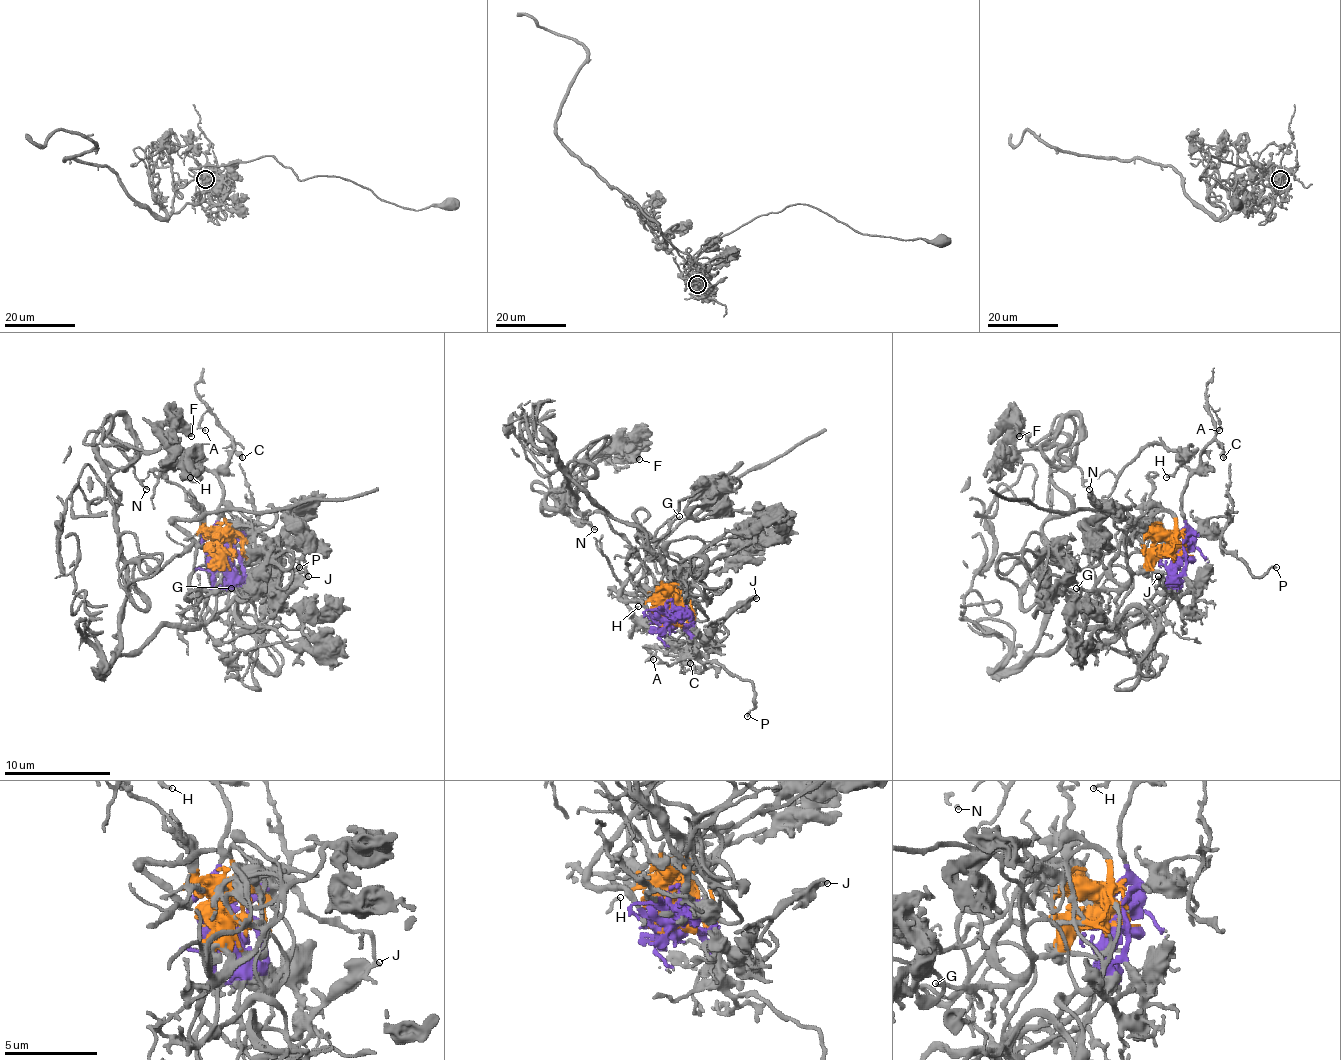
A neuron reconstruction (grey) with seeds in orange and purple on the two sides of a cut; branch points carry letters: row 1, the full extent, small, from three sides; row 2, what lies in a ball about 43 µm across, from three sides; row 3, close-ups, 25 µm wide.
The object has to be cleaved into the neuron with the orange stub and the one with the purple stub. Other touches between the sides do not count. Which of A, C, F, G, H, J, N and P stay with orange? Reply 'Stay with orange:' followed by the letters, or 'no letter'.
Stay with orange: F, G, N

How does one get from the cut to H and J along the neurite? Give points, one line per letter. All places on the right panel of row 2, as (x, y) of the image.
H: (1179, 553), (1187, 540), (1181, 500), (1189, 473), (1181, 463), (1166, 476)
J: (1179, 553), (1184, 561), (1184, 577), (1197, 590), (1195, 596), (1176, 596), (1158, 577)

